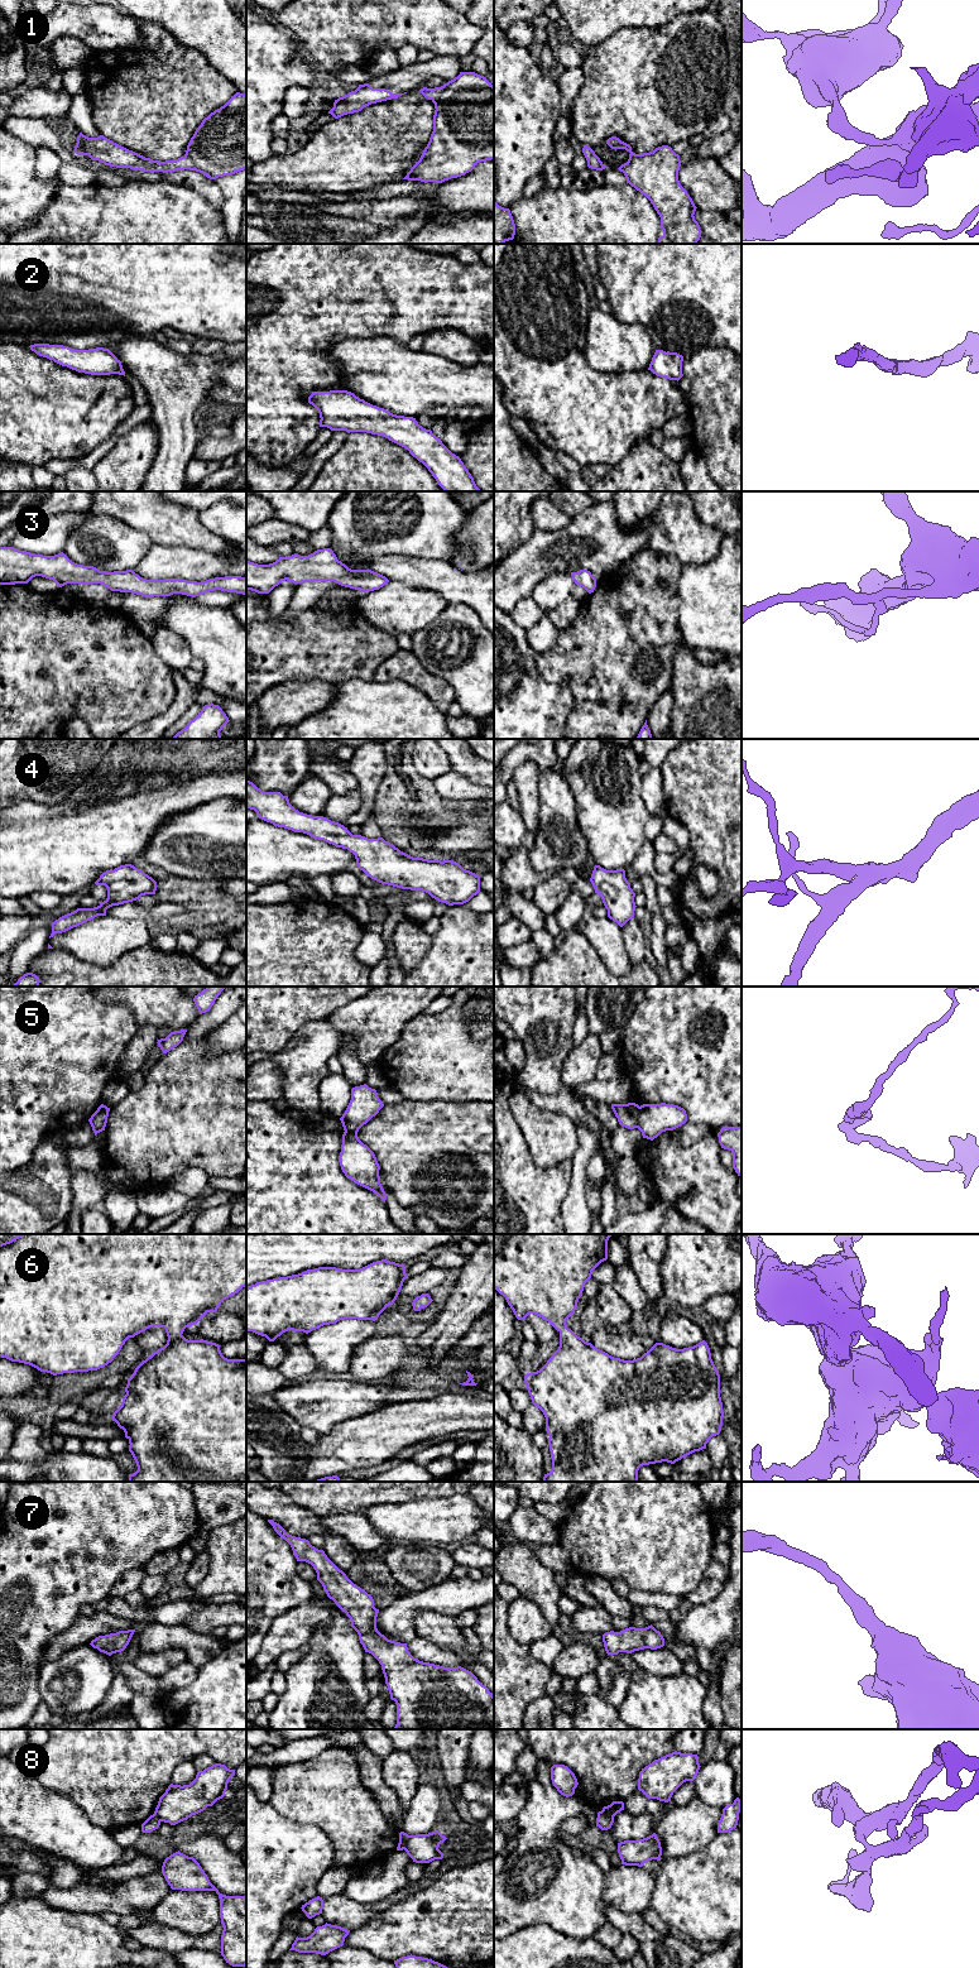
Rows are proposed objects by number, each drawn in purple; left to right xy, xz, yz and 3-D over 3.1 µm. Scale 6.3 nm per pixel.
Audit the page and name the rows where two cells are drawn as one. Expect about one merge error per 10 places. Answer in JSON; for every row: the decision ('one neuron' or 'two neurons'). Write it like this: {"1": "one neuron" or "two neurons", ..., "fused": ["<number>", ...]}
{"1": "one neuron", "2": "one neuron", "3": "one neuron", "4": "one neuron", "5": "two neurons", "6": "one neuron", "7": "one neuron", "8": "two neurons", "fused": ["5", "8"]}

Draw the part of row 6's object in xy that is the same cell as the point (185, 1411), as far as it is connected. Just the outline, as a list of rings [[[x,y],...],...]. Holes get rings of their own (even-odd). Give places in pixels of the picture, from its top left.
[[[19,1234],[14,1239],[0,1244],[0,1357],[11,1362],[29,1364],[40,1372],[53,1376],[75,1372],[88,1372],[104,1368],[114,1360],[129,1338],[145,1331],[149,1328],[164,1328],[168,1340],[167,1344],[143,1360],[134,1371],[125,1387],[126,1395],[121,1406],[114,1412],[111,1420],[124,1430],[129,1440],[131,1453],[138,1470],[129,1474],[129,1482],[246,1482],[246,1358],[227,1359],[222,1355],[220,1345],[207,1340],[188,1340],[182,1334],[186,1328],[196,1325],[207,1312],[216,1312],[221,1302],[237,1293],[246,1286],[246,1234]]]

